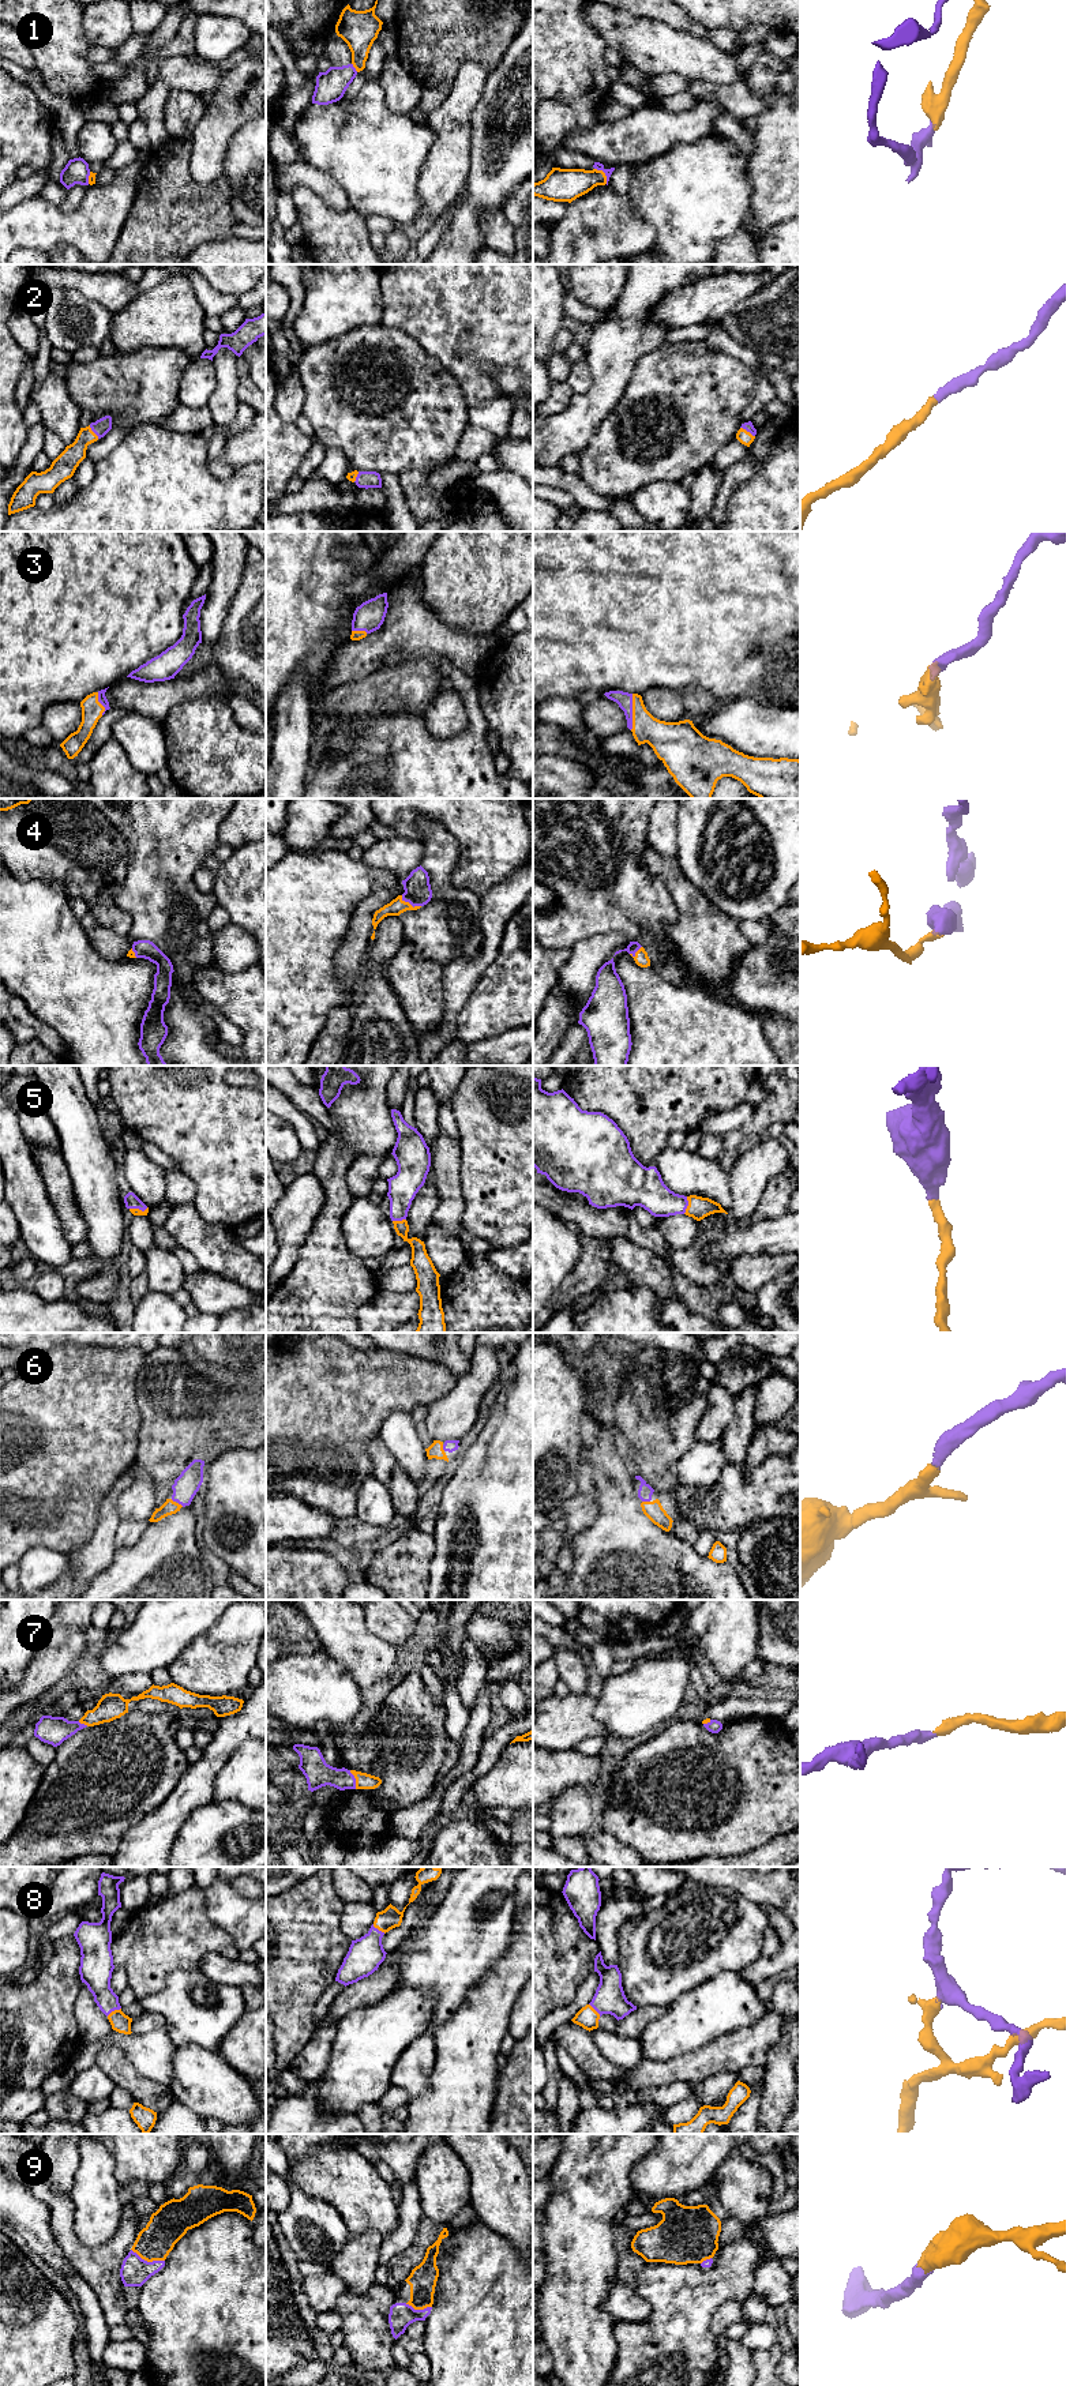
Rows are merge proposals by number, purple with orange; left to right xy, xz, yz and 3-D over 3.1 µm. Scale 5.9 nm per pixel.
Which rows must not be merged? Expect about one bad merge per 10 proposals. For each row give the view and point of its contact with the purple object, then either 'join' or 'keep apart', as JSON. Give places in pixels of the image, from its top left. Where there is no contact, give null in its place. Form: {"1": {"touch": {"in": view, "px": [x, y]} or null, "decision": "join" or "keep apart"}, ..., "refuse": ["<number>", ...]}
{"1": {"touch": {"in": "yz", "px": [604, 172]}, "decision": "keep apart"}, "2": {"touch": {"in": "yz", "px": [747, 431]}, "decision": "join"}, "3": {"touch": {"in": "yz", "px": [631, 711]}, "decision": "join"}, "4": {"touch": {"in": "xz", "px": [410, 904]}, "decision": "join"}, "5": {"touch": {"in": "yz", "px": [687, 1205]}, "decision": "join"}, "6": {"touch": {"in": "yz", "px": [646, 1500]}, "decision": "join"}, "7": {"touch": {"in": "xz", "px": [355, 1780]}, "decision": "join"}, "8": {"touch": {"in": "xy", "px": [113, 2010]}, "decision": "join"}, "9": {"touch": {"in": "xy", "px": [146, 2261]}, "decision": "join"}, "refuse": ["1"]}

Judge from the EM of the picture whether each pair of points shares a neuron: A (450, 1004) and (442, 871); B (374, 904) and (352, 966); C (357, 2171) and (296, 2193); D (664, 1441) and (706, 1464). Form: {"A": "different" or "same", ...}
{"A": "different", "B": "same", "C": "different", "D": "different"}

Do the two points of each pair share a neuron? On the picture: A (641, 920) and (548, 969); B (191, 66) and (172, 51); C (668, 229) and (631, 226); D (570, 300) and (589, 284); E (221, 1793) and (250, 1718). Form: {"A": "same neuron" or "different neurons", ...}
{"A": "different neurons", "B": "different neurons", "C": "different neurons", "D": "different neurons", "E": "different neurons"}

